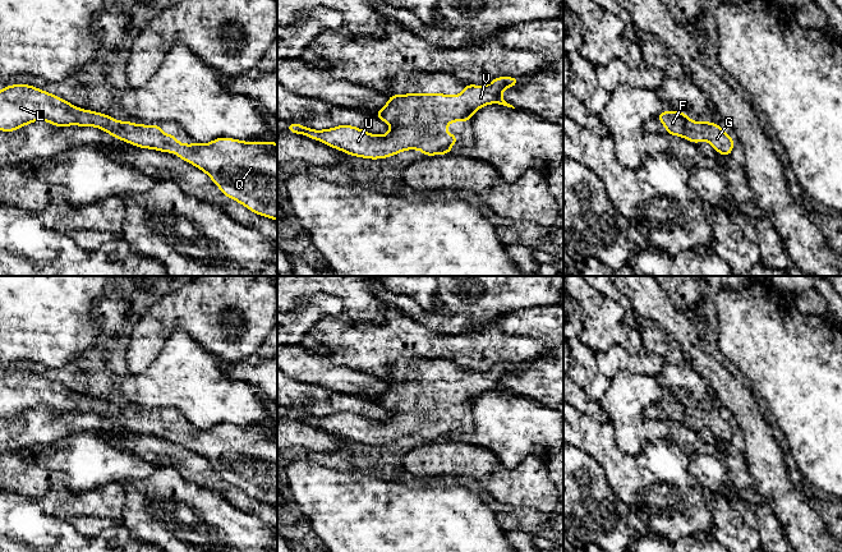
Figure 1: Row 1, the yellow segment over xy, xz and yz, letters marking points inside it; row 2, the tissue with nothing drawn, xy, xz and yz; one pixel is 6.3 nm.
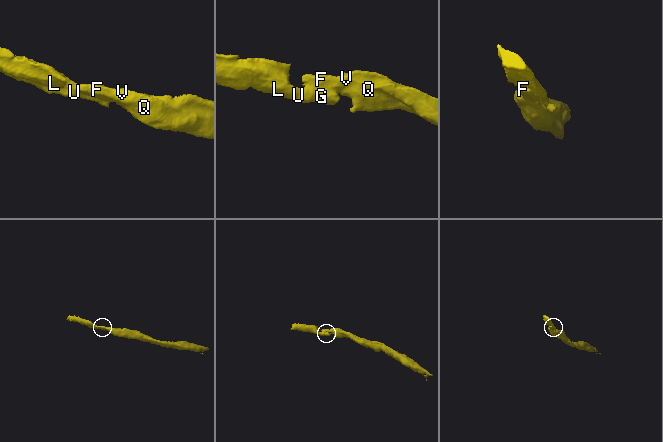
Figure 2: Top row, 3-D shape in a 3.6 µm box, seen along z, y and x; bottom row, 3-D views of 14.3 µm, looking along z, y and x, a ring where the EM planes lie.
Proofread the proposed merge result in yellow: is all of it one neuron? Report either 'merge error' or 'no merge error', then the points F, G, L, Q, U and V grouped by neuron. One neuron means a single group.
no merge error | F G L Q U V

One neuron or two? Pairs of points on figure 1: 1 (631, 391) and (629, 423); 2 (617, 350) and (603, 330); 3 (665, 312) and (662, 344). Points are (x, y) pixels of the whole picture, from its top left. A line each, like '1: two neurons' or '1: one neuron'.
1: one neuron
2: two neurons
3: two neurons

